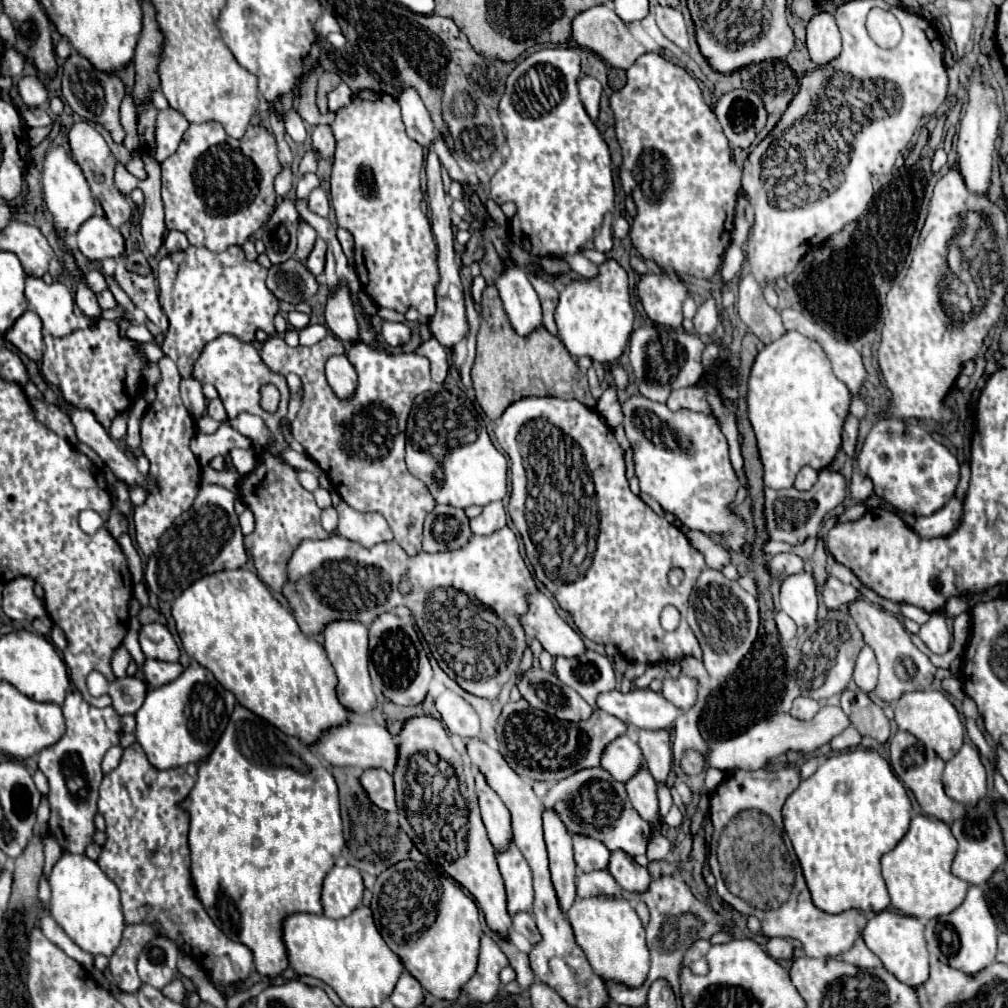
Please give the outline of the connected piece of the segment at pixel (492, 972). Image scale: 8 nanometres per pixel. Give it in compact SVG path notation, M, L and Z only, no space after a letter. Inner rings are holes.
M482 935L478 969L466 983L468 995L478 1003L490 1003L500 989L500 971L504 967L508 967L508 959L500 945L492 937Z

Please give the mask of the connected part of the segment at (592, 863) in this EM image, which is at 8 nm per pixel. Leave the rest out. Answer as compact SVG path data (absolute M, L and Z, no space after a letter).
M574 835L574 855L576 865L584 873L592 871L604 871L610 863L610 851L604 843L598 843L598 839L582 839L582 835Z

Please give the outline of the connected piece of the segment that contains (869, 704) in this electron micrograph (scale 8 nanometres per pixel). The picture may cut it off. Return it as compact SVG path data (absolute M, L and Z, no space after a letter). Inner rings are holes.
M846 689L842 693L842 709L850 715L852 727L864 737L872 737L886 743L890 737L890 721L882 713L882 707L874 703L866 693L858 689Z

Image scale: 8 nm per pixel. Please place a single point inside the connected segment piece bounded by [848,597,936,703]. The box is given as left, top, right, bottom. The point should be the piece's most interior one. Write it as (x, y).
(903, 667)

